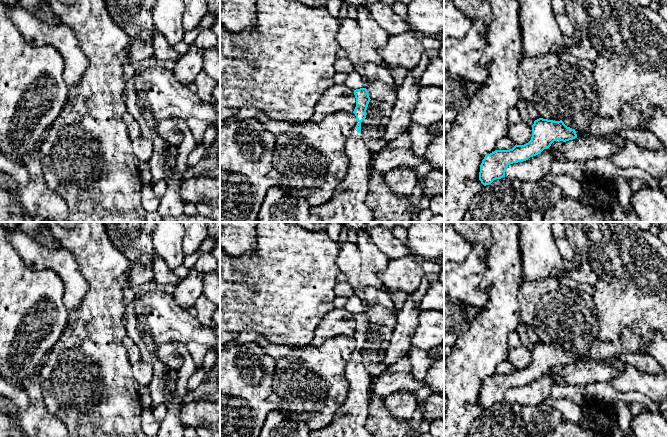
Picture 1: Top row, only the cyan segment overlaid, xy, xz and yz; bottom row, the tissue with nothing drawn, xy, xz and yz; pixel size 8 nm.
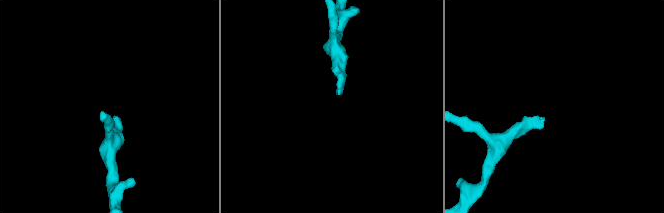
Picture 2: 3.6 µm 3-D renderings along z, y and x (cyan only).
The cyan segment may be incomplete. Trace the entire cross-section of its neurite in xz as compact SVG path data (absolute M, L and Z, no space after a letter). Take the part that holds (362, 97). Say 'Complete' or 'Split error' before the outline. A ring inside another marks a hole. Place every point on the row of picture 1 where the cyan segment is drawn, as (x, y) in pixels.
Split error. M366 88L354 90L354 95L356 107L353 113L359 123L346 141L347 173L332 198L312 208L320 222L374 222L374 215L366 205L371 151L364 144L361 134L361 122L366 118L371 99Z

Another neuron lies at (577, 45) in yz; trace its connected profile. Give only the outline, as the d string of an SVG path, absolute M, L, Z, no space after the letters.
M575 30L572 36L564 36L564 41L564 47L556 47L553 49L557 54L565 52L574 56L578 60L586 59L591 62L594 62L597 59L597 50L589 42L585 32Z

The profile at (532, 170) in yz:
M547 148L540 154L530 157L526 161L508 165L505 171L505 178L508 180L517 179L520 182L536 182L543 179L543 176L550 173L550 167L554 160L553 154Z

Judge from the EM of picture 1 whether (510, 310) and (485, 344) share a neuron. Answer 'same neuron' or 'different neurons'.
same neuron

